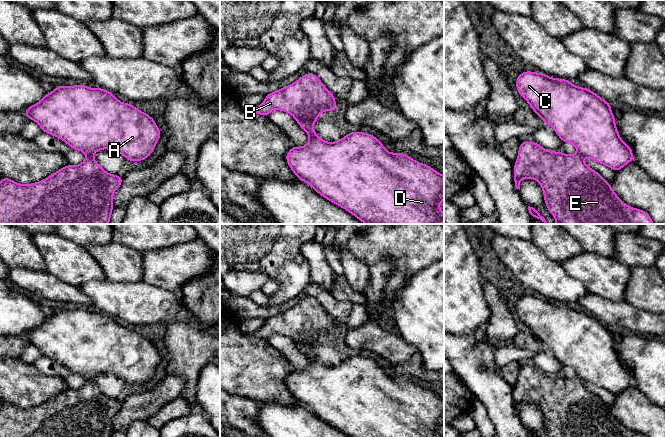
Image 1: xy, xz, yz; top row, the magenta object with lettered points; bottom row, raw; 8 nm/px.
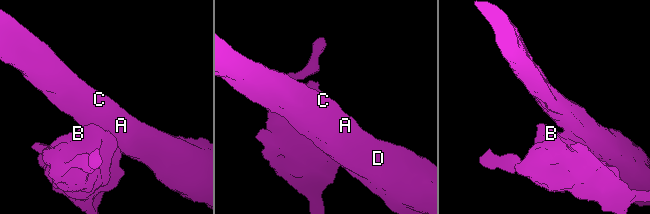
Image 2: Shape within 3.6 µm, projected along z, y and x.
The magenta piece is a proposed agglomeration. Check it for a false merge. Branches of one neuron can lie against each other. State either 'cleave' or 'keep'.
cleave

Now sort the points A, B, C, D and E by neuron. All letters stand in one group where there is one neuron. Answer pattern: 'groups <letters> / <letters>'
groups A C D / B E

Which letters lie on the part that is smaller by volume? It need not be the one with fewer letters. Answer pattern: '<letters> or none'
B, E

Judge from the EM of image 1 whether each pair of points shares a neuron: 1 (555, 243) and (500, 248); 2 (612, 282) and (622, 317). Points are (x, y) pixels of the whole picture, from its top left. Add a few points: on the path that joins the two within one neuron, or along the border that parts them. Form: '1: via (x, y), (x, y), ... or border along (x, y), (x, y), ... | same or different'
1: border along (531, 241), (554, 260) | different
2: border along (594, 294), (604, 298), (625, 301) | different

